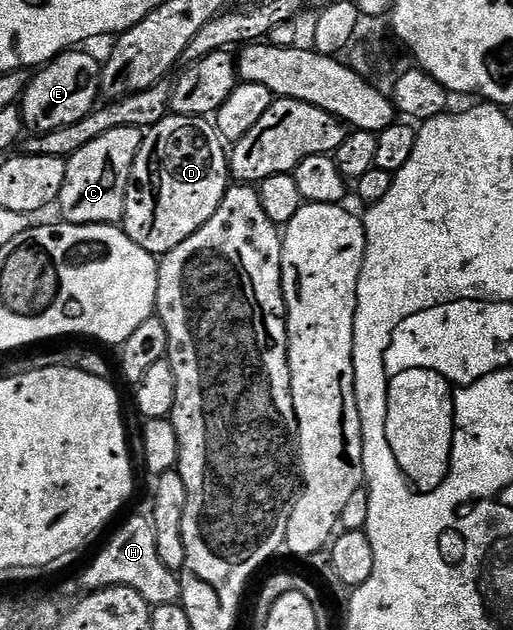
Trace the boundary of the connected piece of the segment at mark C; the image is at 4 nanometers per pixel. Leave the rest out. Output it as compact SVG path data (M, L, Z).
M112 128L112 132L96 136L92 144L84 144L80 152L66 159L64 188L60 188L56 203L56 210L62 213L61 221L105 226L121 223L128 180L136 152L140 152L143 133L140 128Z

